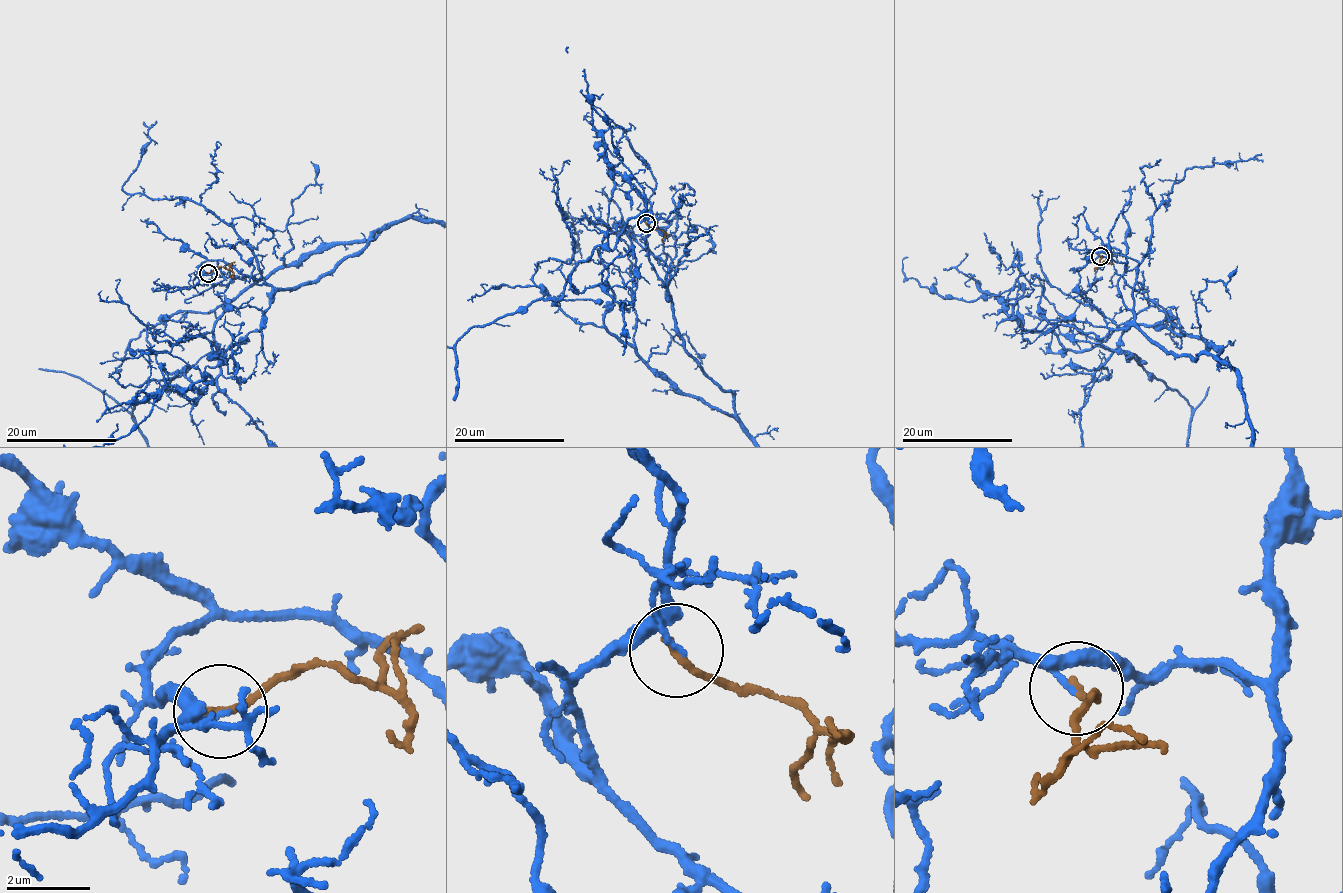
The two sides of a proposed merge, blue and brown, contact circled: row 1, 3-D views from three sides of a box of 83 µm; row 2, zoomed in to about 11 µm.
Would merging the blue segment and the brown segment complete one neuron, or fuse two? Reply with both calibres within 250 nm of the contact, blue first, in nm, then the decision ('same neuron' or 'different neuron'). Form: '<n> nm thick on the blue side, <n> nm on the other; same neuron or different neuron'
110 nm thick on the blue side, 200 nm on the other; different neuron

